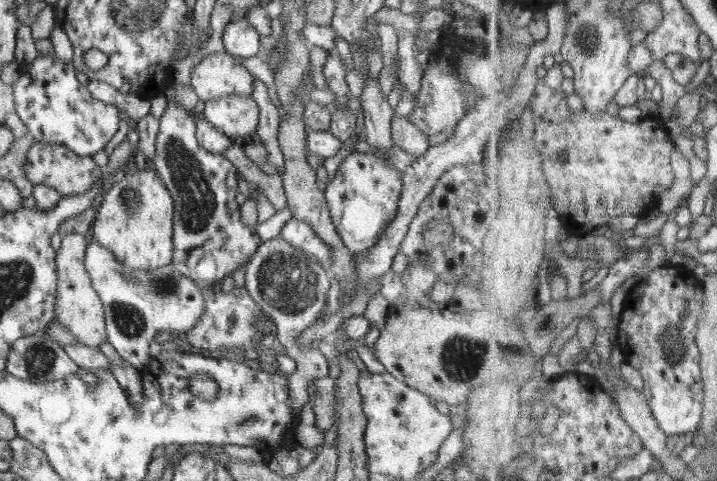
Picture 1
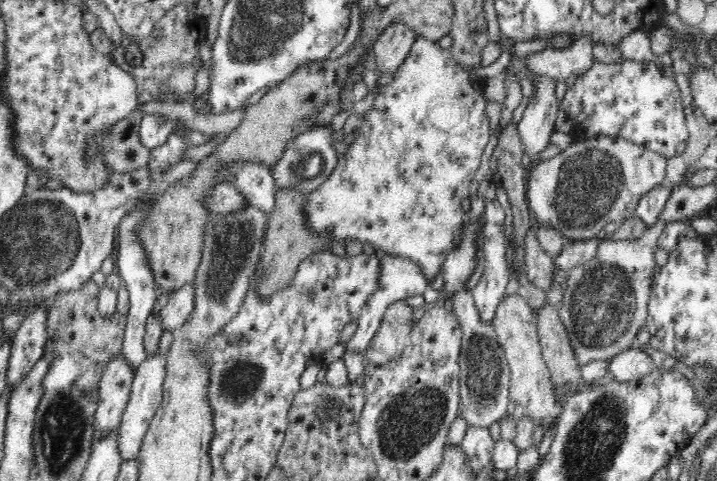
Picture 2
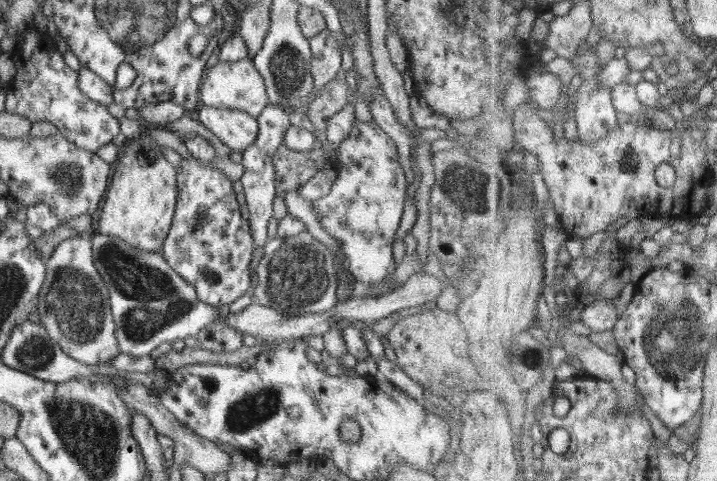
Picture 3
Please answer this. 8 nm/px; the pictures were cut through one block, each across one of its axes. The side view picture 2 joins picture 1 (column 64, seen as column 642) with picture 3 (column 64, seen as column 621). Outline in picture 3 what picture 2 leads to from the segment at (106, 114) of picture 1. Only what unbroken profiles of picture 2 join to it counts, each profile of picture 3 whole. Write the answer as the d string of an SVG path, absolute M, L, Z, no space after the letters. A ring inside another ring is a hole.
M47 41L35 54L26 58L13 56L16 74L5 83L6 106L9 113L20 114L30 122L52 122L66 140L76 147L95 153L98 148L112 142L120 132L118 119L112 116L107 105L98 104L82 94L78 88L78 71L72 70L64 62L32 62L34 57L45 56Z

